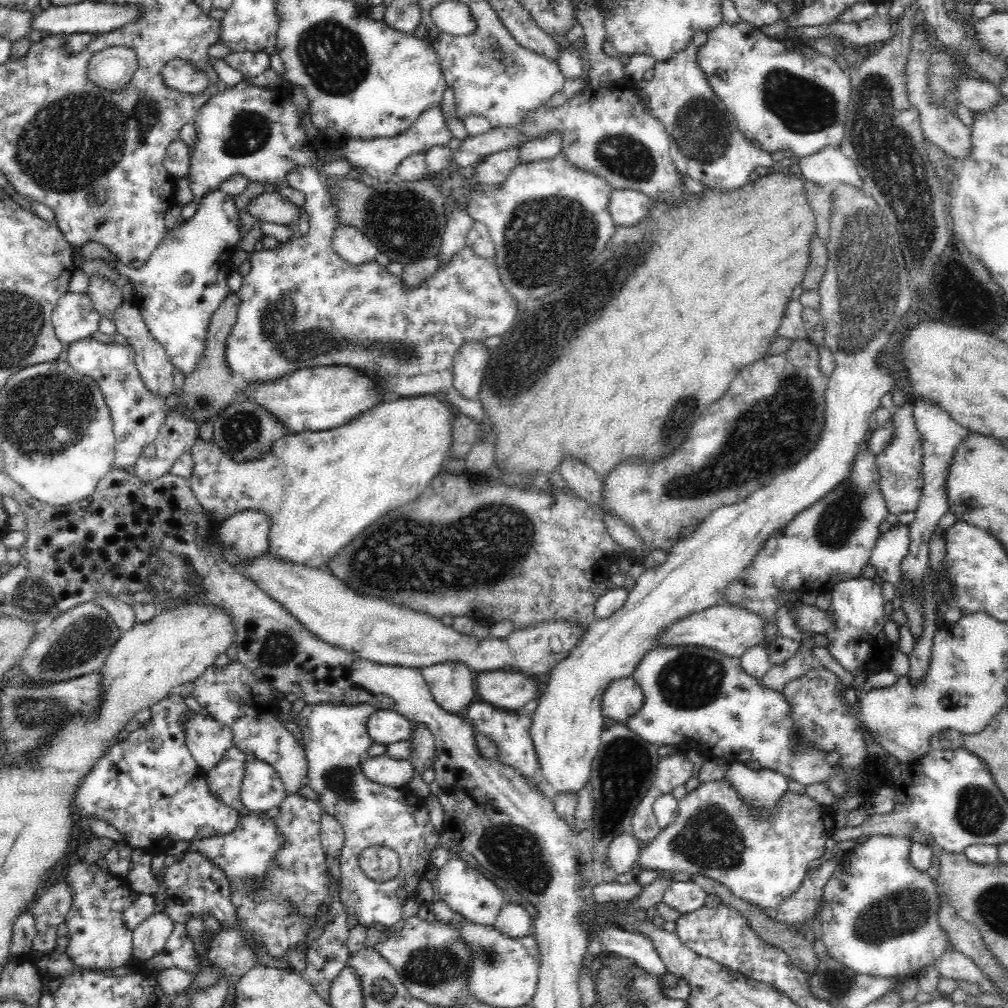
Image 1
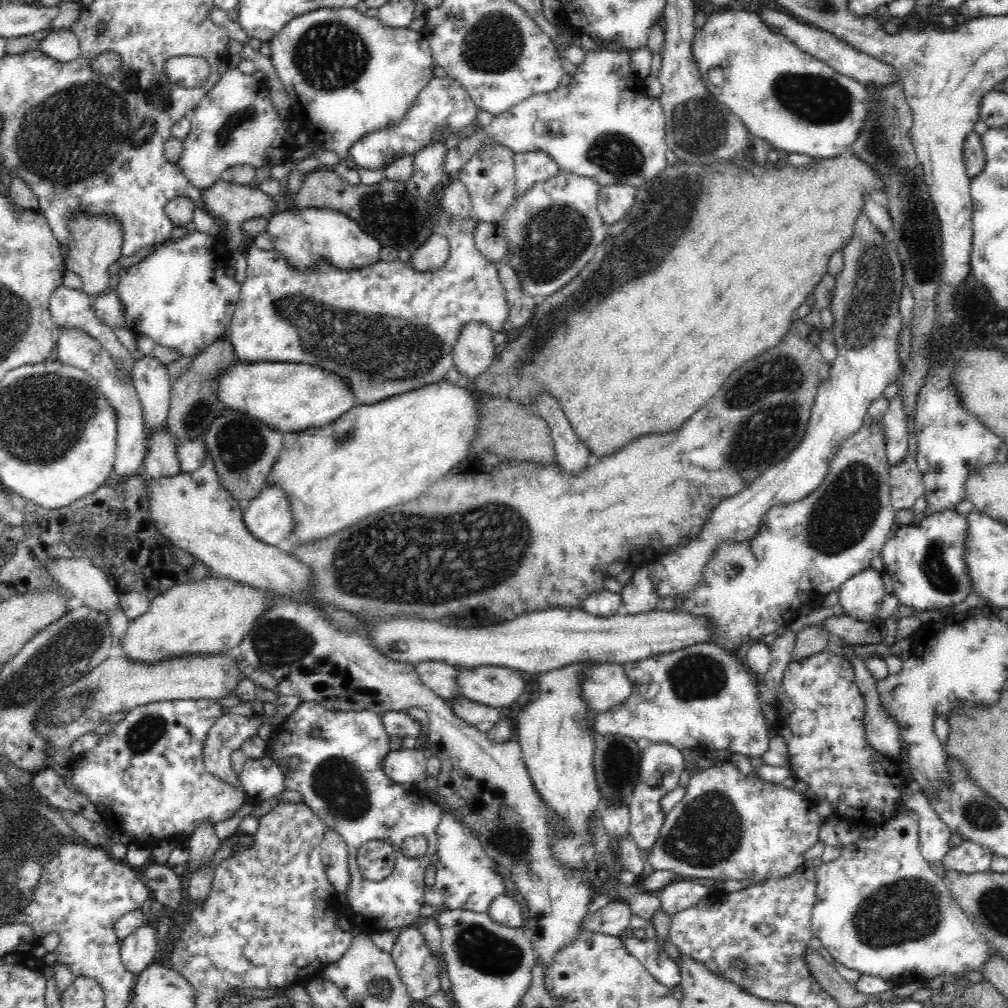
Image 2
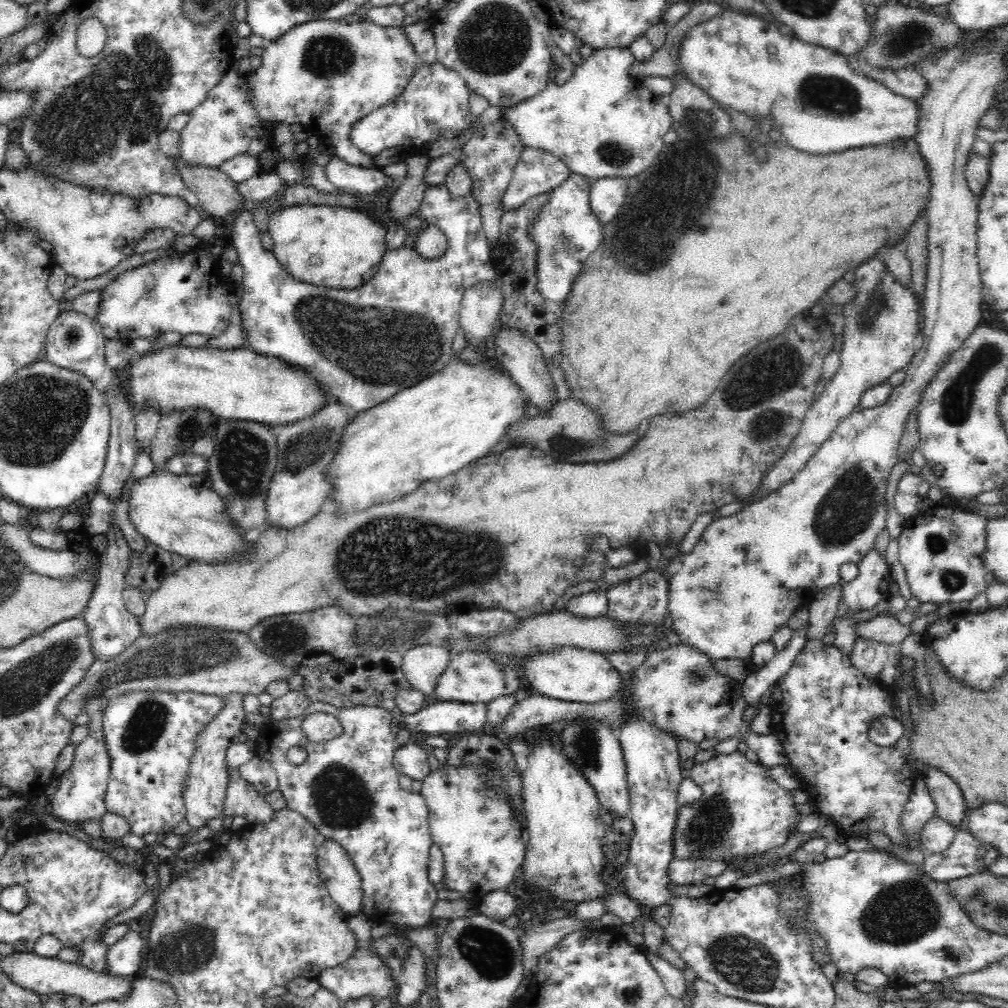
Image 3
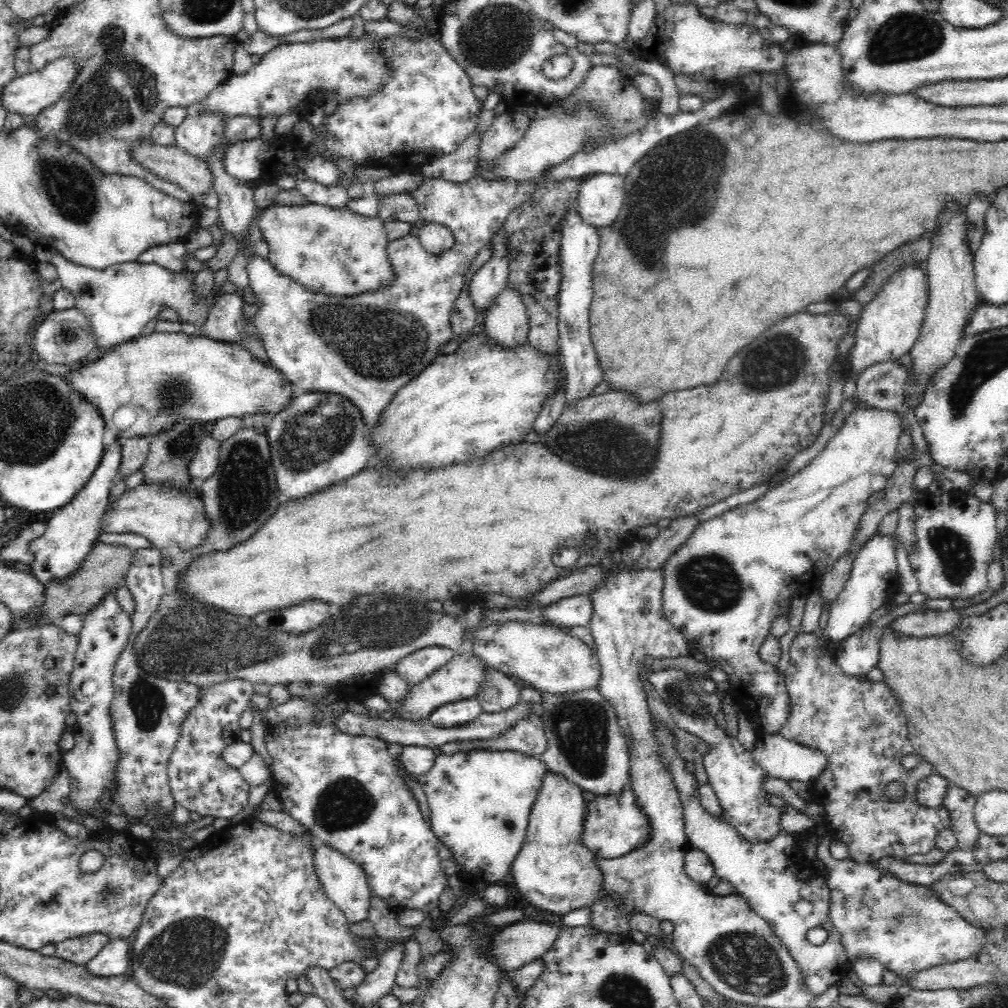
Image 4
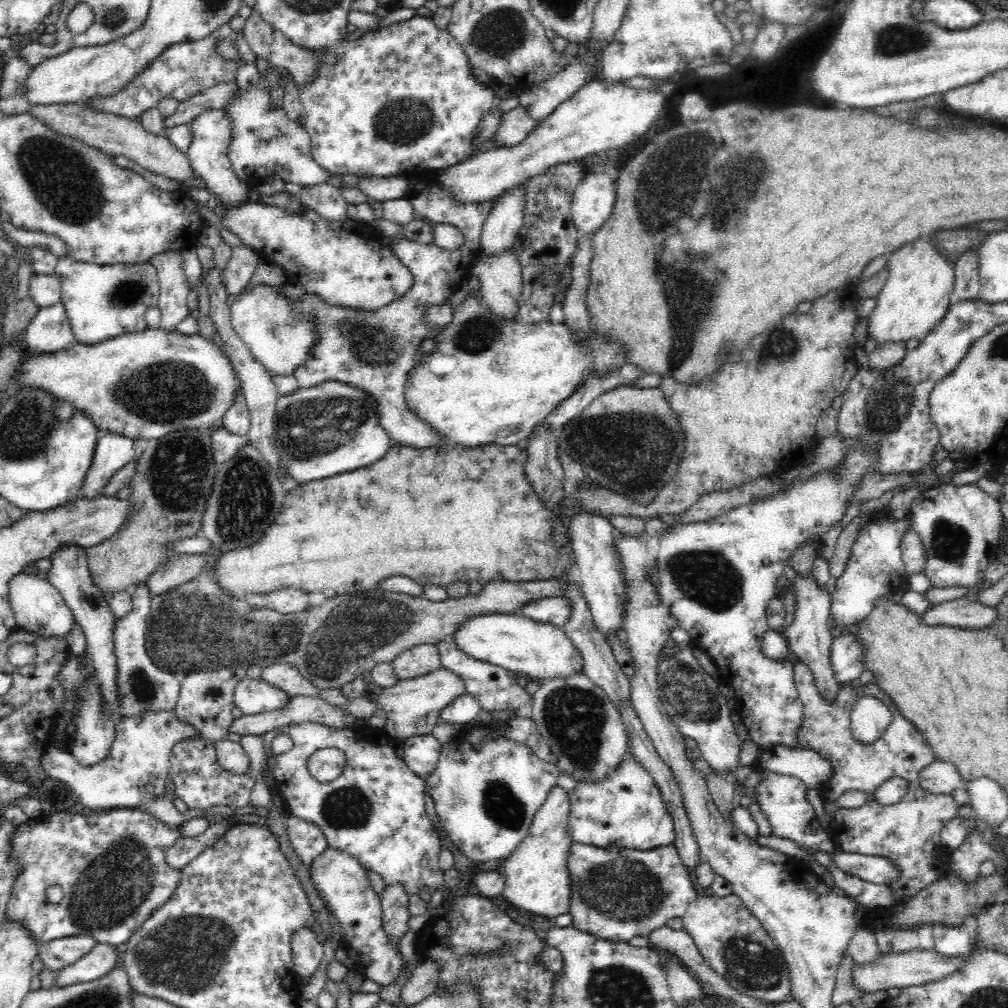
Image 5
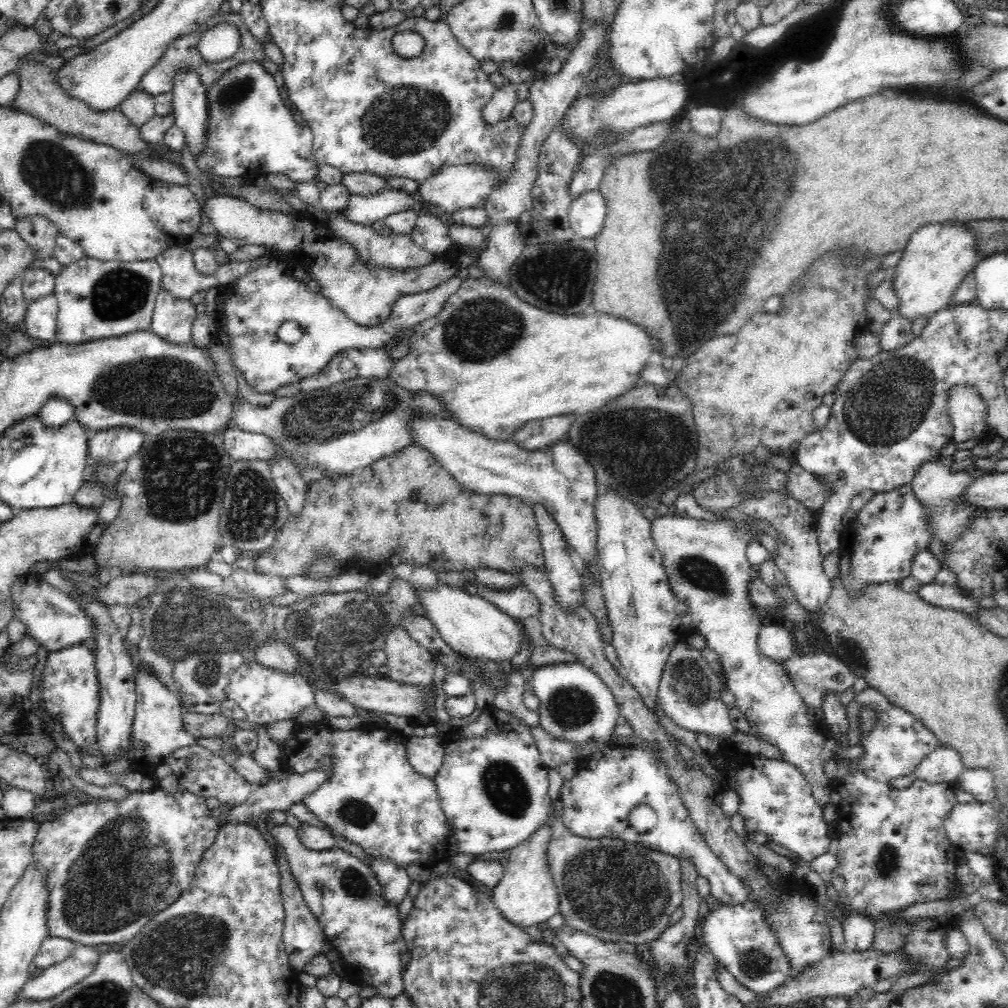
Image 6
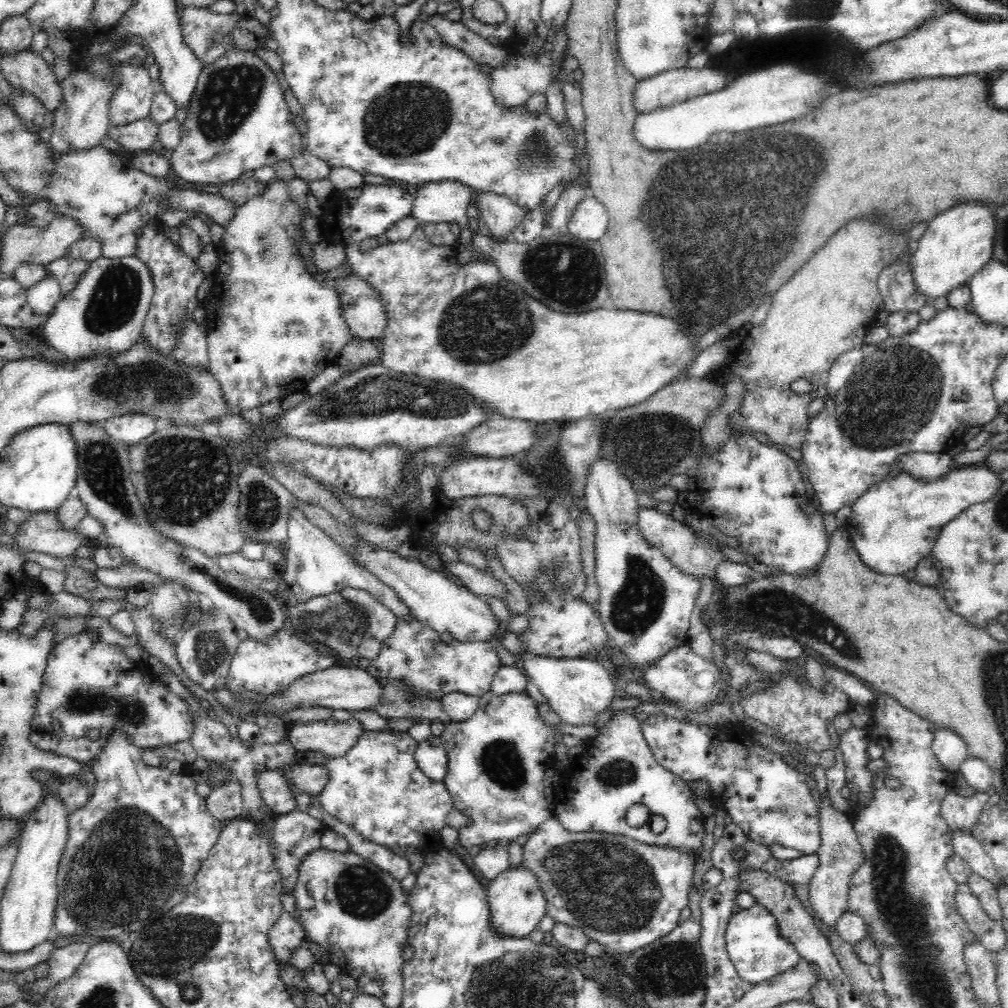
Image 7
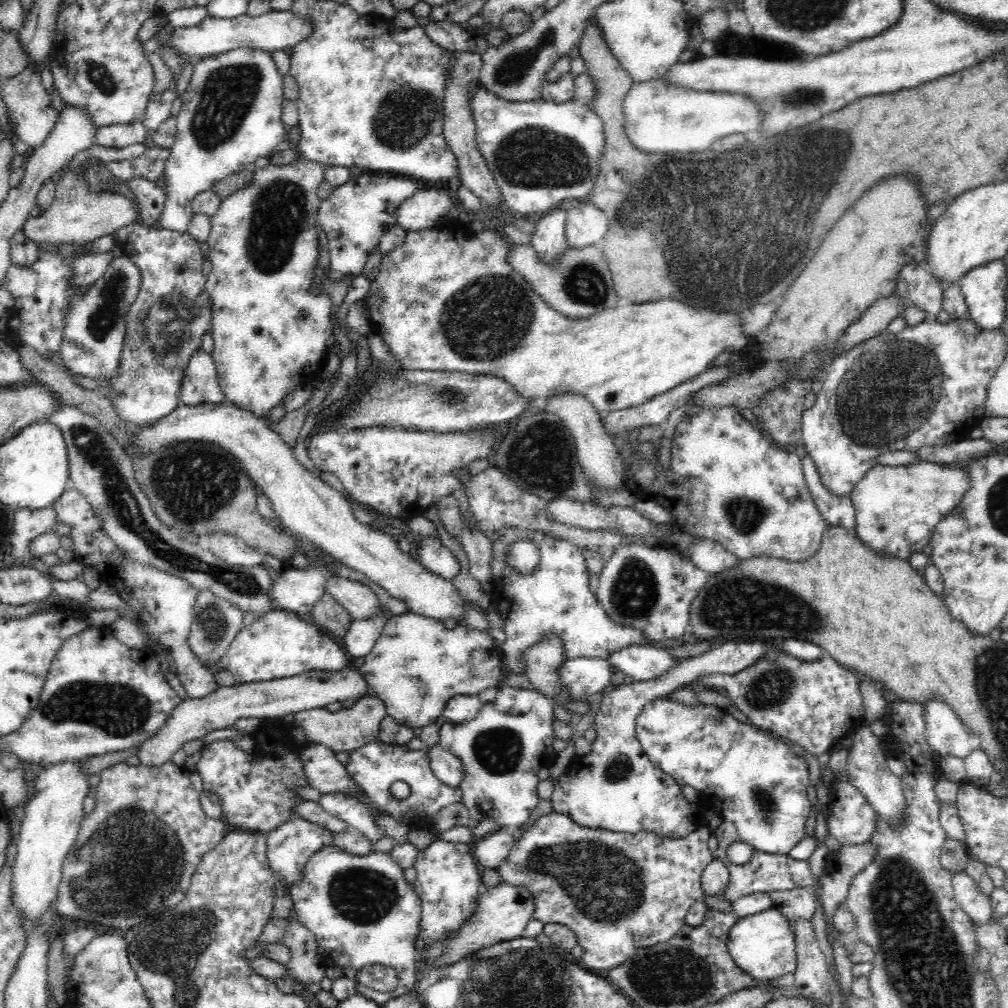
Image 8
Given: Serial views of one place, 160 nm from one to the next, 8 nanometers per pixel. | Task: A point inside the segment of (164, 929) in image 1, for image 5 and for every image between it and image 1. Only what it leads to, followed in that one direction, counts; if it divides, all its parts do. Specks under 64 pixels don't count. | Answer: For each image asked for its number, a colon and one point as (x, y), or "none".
2: (139, 949)
3: (124, 959)
4: (114, 959)
5: (102, 959)

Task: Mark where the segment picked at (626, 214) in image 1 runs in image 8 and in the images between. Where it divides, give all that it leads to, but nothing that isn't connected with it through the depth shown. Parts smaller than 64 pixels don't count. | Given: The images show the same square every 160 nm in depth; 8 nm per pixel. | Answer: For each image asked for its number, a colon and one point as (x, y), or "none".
2: (614, 201)
3: (607, 195)
4: (600, 198)
5: (593, 201)
6: (587, 213)
7: (588, 222)
8: (586, 225)

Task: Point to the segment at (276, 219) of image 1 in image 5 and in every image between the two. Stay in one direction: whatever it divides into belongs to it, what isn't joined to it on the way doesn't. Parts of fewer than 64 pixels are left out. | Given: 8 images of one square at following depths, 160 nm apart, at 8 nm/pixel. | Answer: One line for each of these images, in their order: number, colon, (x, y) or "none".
2: (234, 204)
3: (219, 196)
4: (170, 163)
5: (115, 136)

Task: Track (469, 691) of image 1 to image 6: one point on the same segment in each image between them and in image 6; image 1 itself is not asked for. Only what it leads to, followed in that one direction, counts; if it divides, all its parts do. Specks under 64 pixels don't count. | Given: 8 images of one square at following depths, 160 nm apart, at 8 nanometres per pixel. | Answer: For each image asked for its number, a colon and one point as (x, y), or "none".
2: (440, 678)
3: (423, 665)
4: (414, 668)
5: (424, 659)
6: (408, 662)

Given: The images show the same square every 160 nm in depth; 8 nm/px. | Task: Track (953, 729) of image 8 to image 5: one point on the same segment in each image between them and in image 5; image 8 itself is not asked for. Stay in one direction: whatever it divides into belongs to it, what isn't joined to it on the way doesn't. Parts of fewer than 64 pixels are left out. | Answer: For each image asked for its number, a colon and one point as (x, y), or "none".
5: (939, 777)
6: (943, 765)
7: (949, 749)

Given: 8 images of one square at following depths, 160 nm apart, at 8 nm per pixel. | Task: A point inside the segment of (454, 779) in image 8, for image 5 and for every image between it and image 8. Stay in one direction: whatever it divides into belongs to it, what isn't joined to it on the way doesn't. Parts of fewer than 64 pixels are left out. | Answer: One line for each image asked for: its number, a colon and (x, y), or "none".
5: (421, 752)
6: (425, 754)
7: (430, 755)

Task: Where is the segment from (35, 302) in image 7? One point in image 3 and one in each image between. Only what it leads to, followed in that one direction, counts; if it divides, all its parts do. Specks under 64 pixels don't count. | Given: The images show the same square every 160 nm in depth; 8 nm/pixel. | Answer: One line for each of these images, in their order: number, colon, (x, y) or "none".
3: (74, 340)
4: (63, 337)
5: (50, 331)
6: (40, 320)

